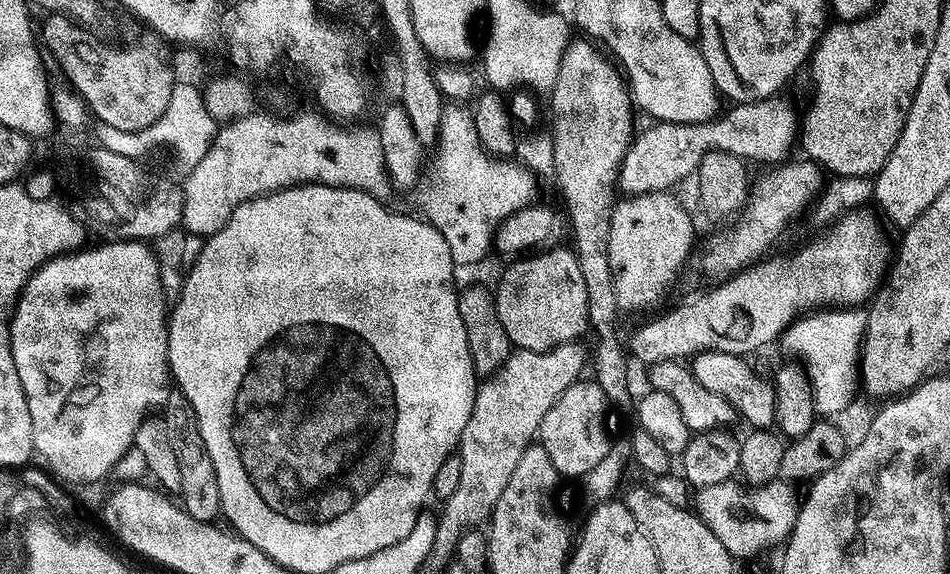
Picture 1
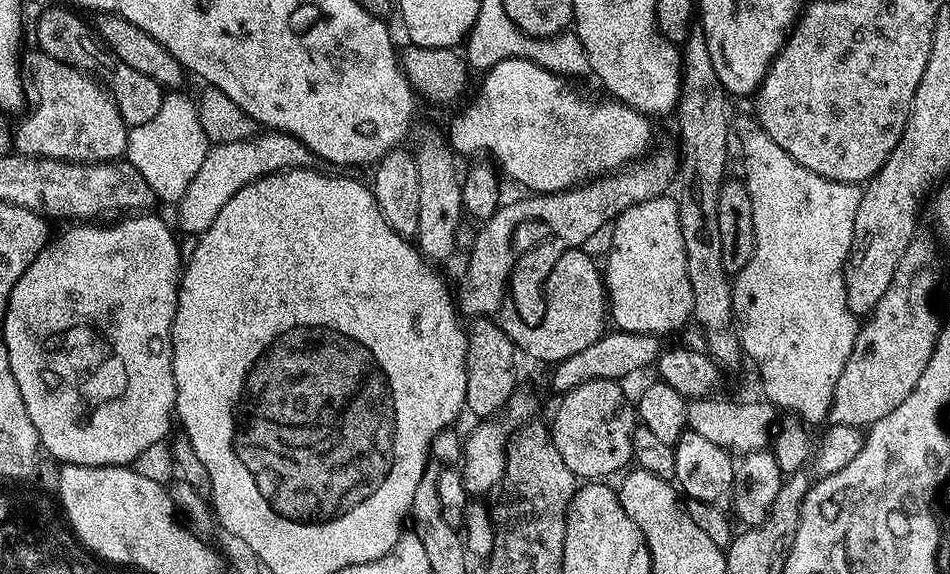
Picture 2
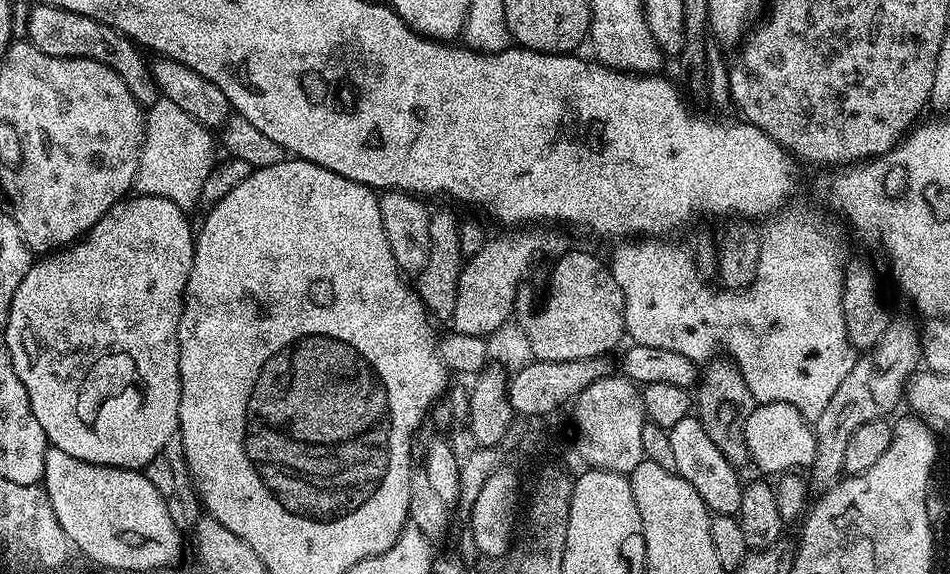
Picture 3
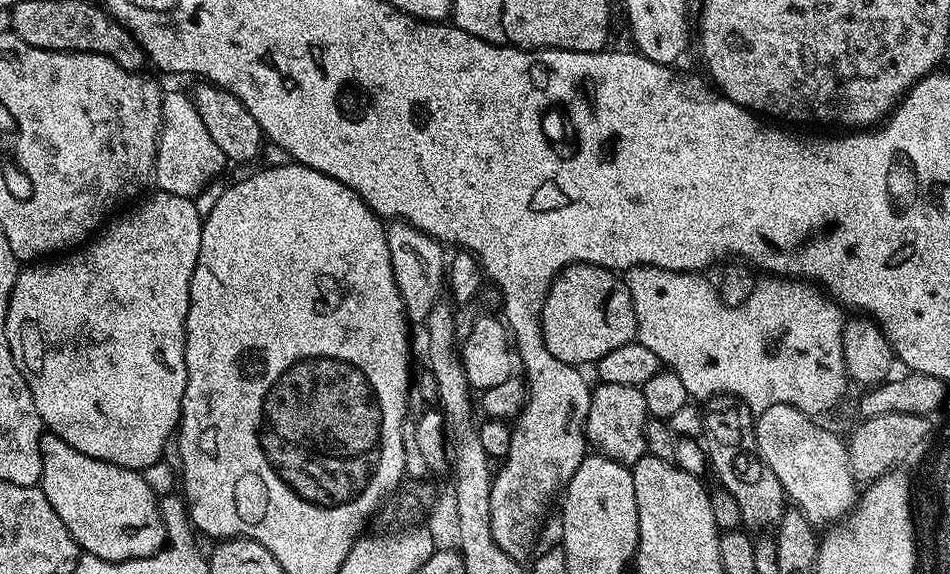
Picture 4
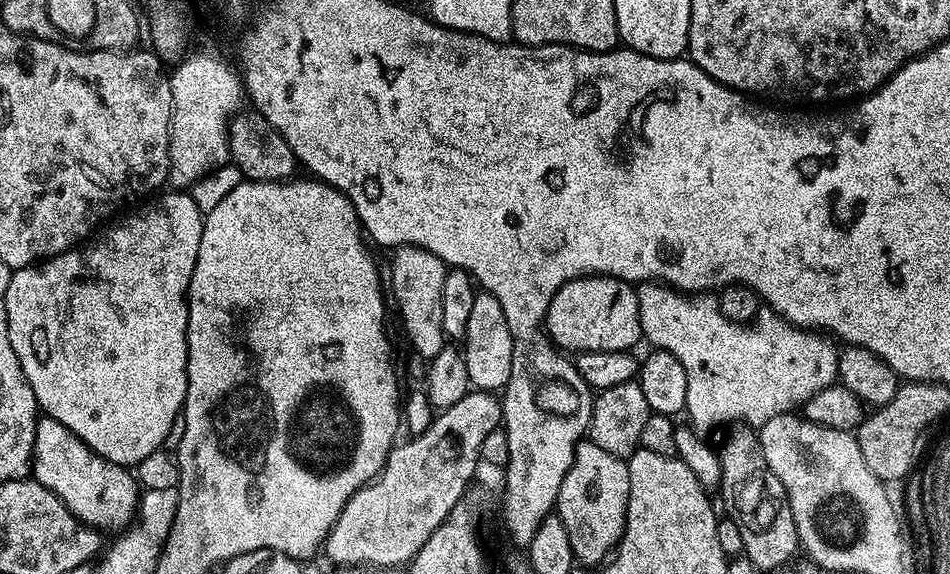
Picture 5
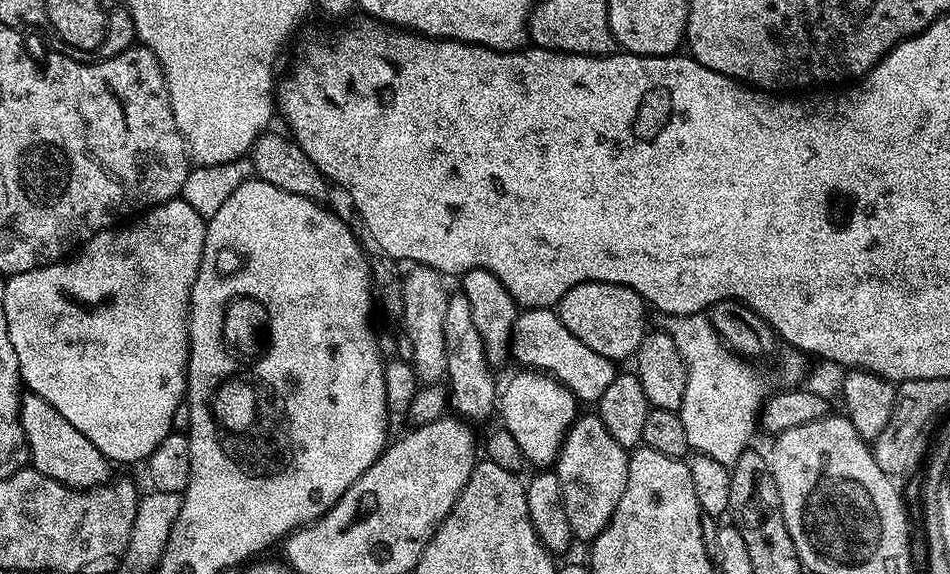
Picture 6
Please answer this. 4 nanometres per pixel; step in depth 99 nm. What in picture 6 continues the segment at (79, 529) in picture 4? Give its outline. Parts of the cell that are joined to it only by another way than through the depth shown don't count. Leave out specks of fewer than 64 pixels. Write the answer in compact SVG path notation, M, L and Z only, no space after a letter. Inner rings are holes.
M31 394L20 397L20 425L28 443L31 467L42 474L54 478L71 488L87 490L108 483L110 479L110 461L104 457L102 450L82 434L82 430L74 430L46 398L38 398Z

